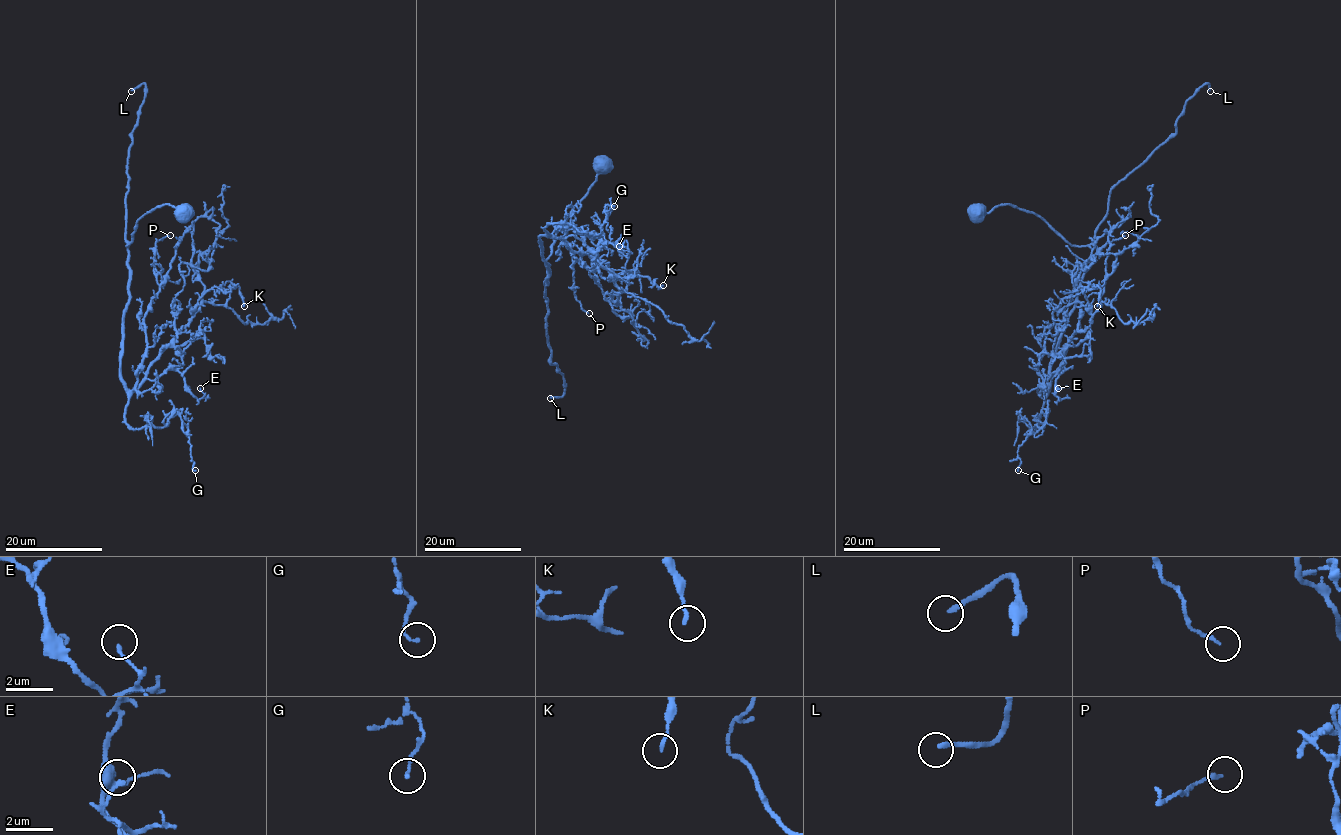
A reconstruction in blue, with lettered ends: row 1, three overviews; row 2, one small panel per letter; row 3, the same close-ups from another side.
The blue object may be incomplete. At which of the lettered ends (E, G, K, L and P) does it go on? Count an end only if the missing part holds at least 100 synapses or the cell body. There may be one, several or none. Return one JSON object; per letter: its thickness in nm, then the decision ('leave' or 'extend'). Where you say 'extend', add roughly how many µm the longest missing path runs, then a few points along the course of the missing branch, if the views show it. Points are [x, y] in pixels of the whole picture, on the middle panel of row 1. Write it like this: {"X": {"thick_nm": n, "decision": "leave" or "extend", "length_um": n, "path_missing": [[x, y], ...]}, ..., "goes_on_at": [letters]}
{"E": {"thick_nm": 160, "decision": "leave"}, "G": {"thick_nm": 130, "decision": "leave"}, "K": {"thick_nm": 140, "decision": "leave"}, "L": {"thick_nm": 200, "decision": "extend", "length_um": 200}, "P": {"thick_nm": 150, "decision": "leave"}, "goes_on_at": ["L"]}

